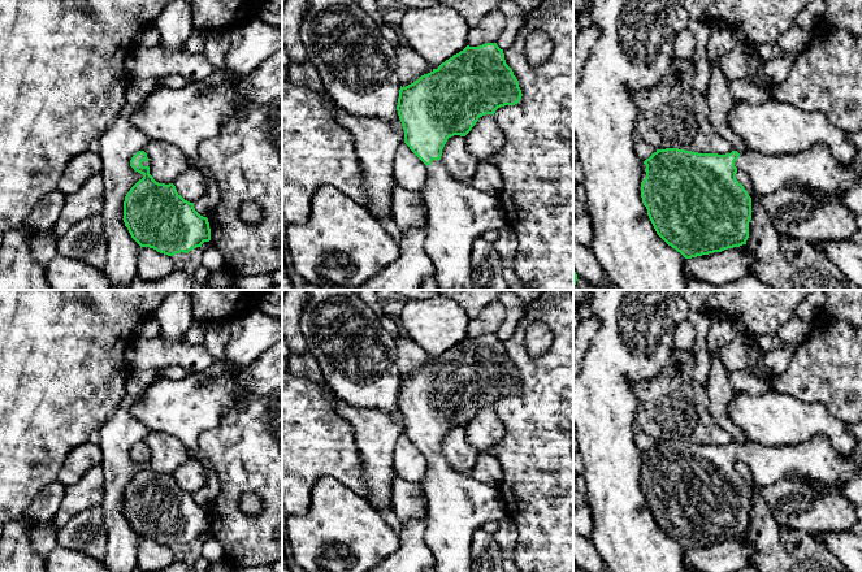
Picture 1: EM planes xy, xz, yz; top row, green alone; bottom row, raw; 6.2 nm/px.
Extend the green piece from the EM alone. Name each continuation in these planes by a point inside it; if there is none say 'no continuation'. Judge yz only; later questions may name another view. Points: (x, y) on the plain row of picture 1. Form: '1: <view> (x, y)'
1: yz (817, 460)

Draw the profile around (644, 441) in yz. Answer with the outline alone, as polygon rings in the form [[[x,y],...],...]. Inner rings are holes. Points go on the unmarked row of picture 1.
[[[637,428],[636,434],[636,445],[638,450],[644,454],[646,450],[649,450],[654,443],[657,443],[657,439],[651,436],[646,434],[641,429]]]

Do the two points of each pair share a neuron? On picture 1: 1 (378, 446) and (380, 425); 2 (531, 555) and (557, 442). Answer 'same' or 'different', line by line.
1: same
2: same

